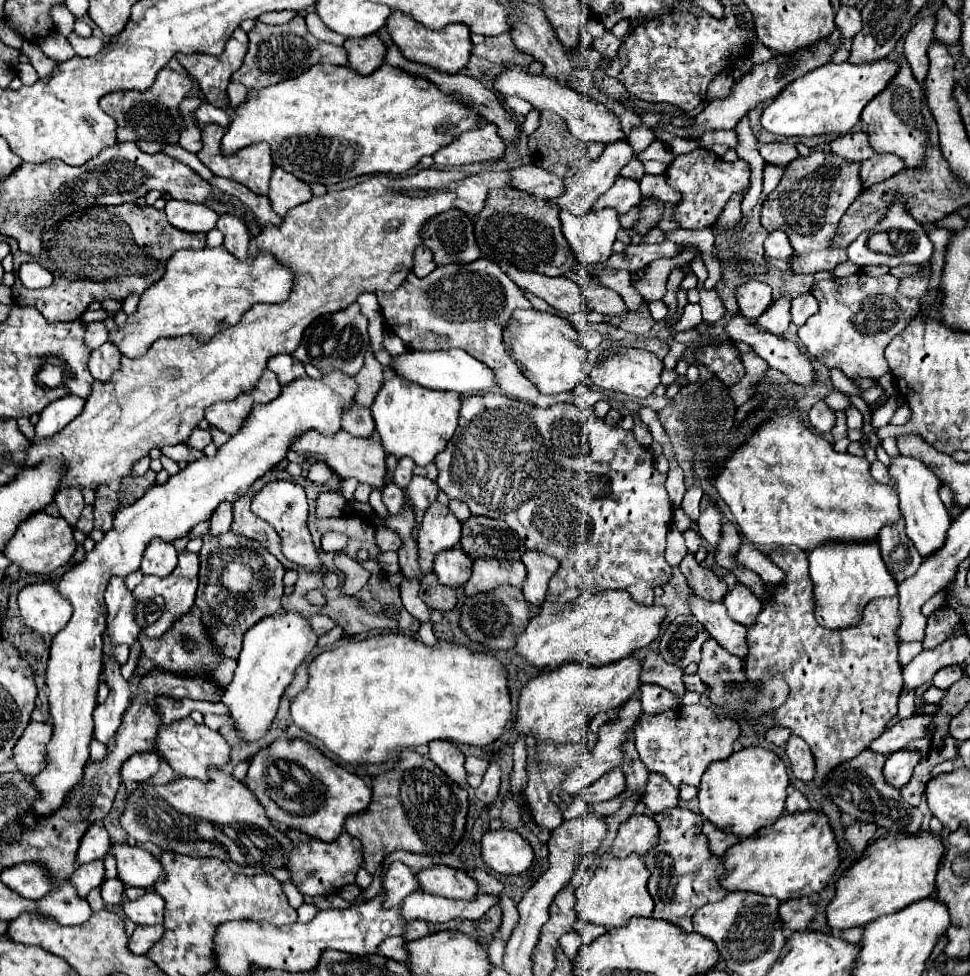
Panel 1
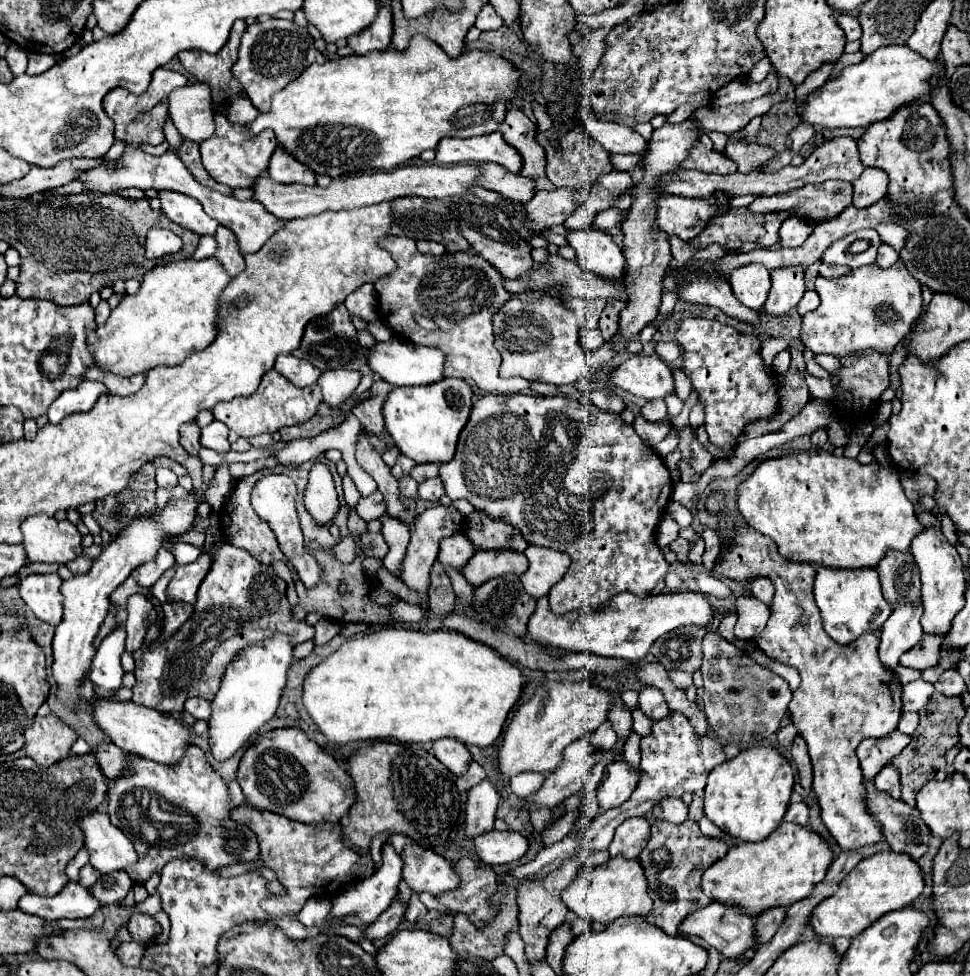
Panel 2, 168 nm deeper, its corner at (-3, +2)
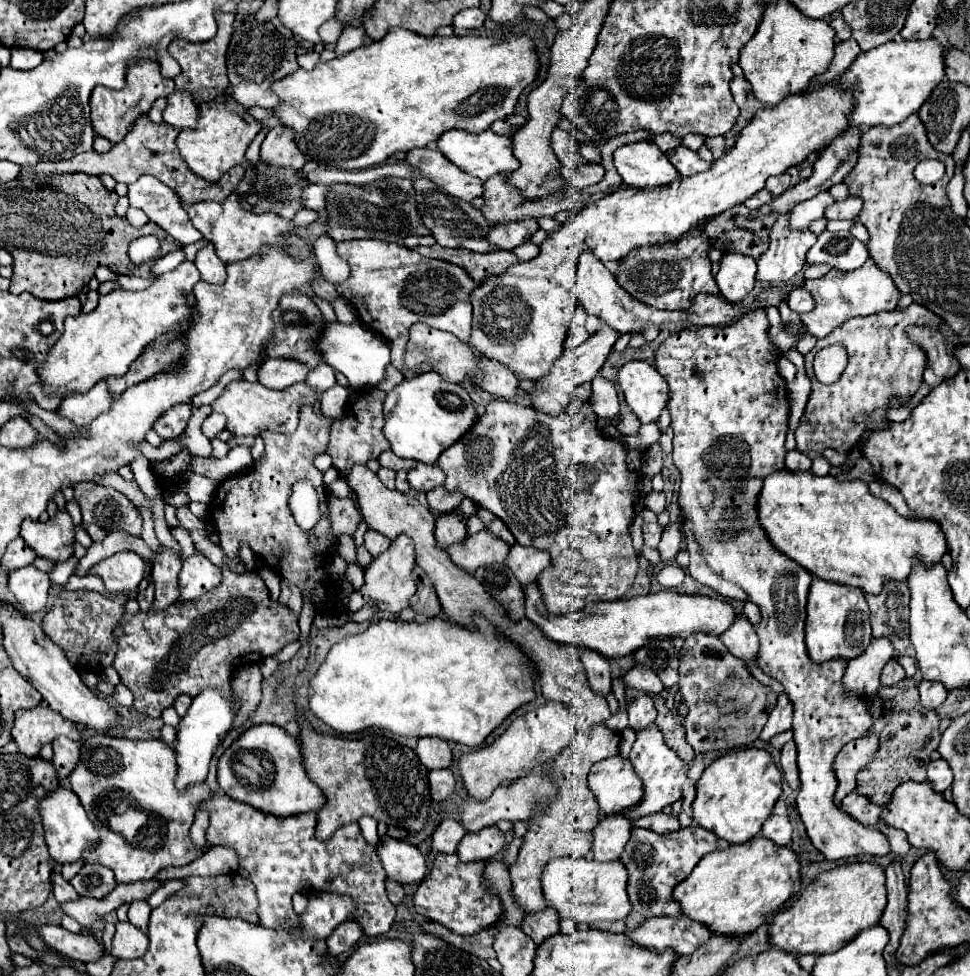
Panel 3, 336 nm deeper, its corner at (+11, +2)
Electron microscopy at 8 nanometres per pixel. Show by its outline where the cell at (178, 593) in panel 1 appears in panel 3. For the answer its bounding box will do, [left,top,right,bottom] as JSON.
[180,554,222,600]

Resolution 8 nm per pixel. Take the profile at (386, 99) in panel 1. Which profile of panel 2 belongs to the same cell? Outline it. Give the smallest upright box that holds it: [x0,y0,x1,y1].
[248,36,520,178]

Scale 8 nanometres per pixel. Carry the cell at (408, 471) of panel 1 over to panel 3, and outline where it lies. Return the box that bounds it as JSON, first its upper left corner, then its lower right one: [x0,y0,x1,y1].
[378,450,414,470]

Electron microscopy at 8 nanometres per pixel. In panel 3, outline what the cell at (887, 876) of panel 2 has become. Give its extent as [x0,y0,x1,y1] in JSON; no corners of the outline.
[768,862,886,956]

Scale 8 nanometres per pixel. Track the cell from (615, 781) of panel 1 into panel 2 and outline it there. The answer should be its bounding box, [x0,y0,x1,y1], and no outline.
[596,762,638,810]

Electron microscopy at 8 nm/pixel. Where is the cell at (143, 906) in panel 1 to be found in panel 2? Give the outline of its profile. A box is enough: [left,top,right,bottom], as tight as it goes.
[128,912,162,942]

